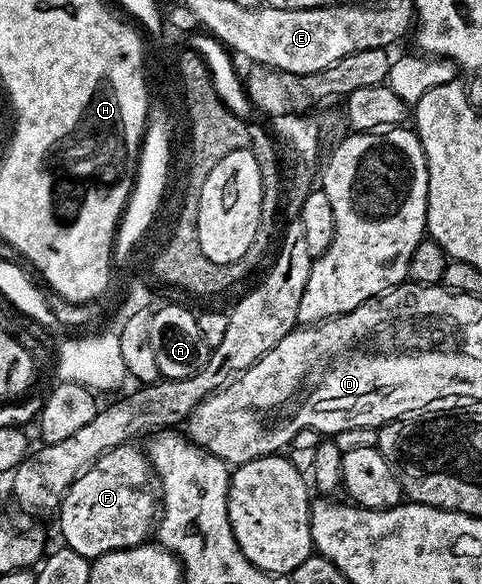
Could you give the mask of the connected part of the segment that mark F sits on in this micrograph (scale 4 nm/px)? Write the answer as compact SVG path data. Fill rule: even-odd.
M127 442L105 452L95 464L91 464L86 471L78 475L76 482L72 482L72 486L66 492L65 496L61 497L60 504L62 504L62 509L58 512L58 528L62 531L61 543L67 548L76 550L76 554L80 554L86 560L95 560L100 554L108 554L112 550L124 550L137 544L147 543L149 536L146 535L149 532L151 535L152 529L155 527L156 517L160 512L160 496L156 491L156 477L150 467L150 459L146 457L145 451L141 447L137 448L136 445L137 443Z

